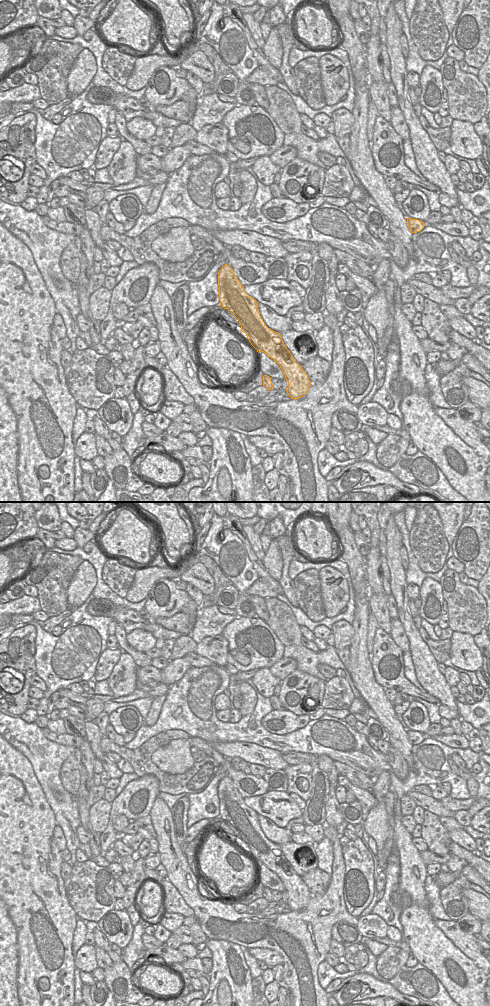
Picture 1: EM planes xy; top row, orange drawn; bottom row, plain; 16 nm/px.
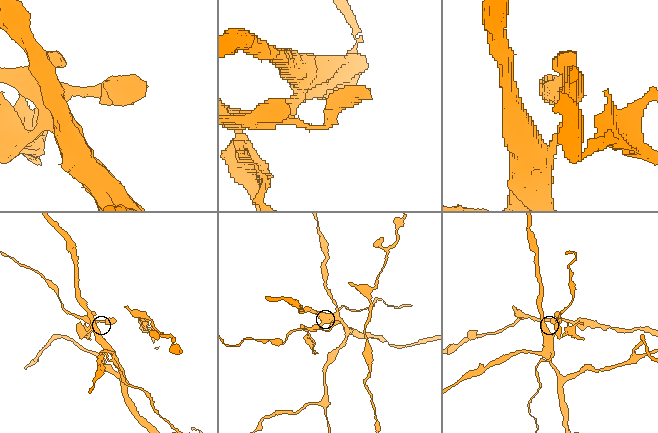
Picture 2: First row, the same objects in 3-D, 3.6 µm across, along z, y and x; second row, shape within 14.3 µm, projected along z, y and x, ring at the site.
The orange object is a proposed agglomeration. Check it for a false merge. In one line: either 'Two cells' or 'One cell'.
Two cells.

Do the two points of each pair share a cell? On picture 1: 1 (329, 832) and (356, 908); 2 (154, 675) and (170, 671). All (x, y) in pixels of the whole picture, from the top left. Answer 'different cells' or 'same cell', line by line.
1: different cells
2: different cells

